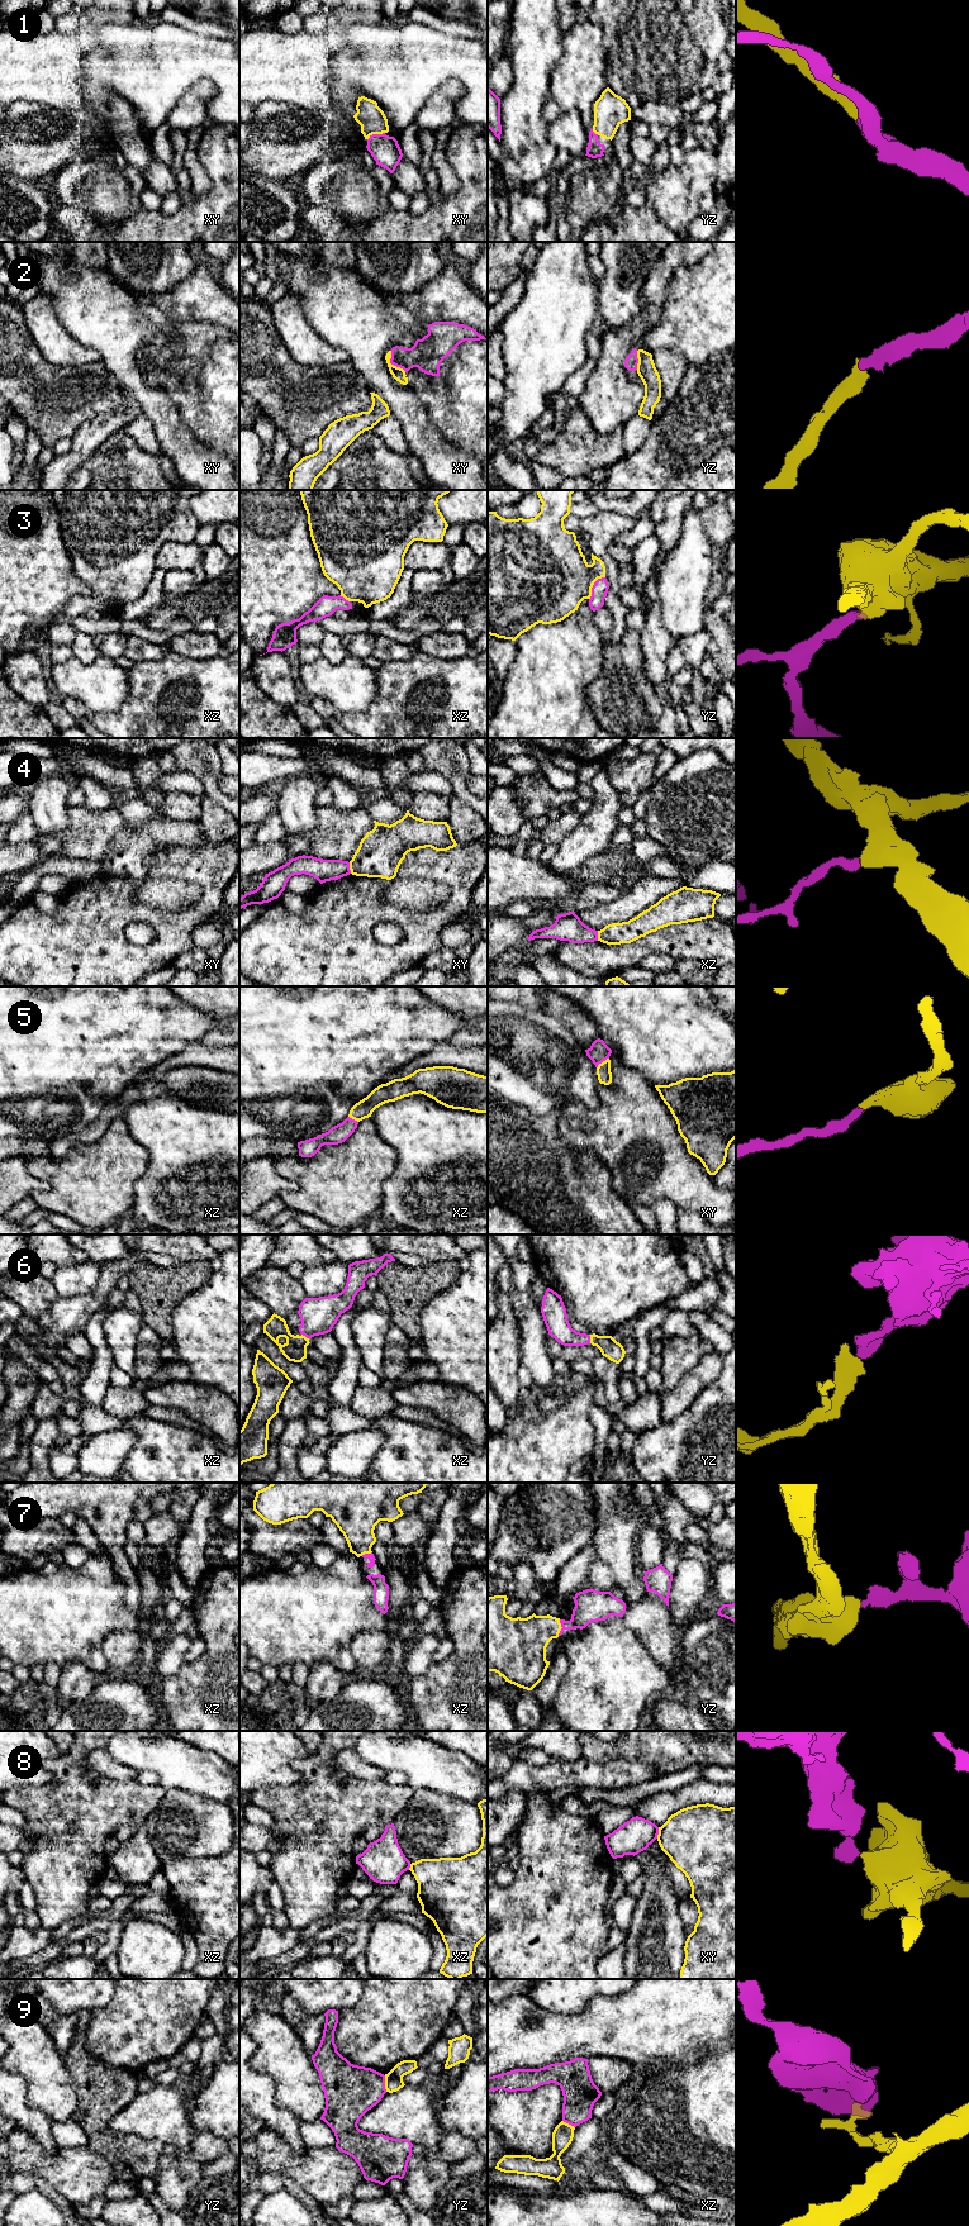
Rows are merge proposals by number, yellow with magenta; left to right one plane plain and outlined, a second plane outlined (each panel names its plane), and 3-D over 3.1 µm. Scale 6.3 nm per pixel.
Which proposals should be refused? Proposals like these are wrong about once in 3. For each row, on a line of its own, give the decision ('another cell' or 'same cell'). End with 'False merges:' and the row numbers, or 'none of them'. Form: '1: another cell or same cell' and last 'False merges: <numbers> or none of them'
1: same cell
2: same cell
3: same cell
4: another cell
5: same cell
6: same cell
7: same cell
8: another cell
9: another cell
False merges: 4, 8, 9

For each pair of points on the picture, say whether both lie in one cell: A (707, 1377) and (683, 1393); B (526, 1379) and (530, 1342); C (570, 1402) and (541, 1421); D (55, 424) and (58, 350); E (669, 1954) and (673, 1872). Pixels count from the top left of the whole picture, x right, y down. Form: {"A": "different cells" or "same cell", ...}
{"A": "same cell", "B": "different cells", "C": "same cell", "D": "different cells", "E": "different cells"}

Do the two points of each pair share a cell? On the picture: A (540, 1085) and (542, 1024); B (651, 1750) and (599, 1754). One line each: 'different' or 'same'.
A: same
B: same

